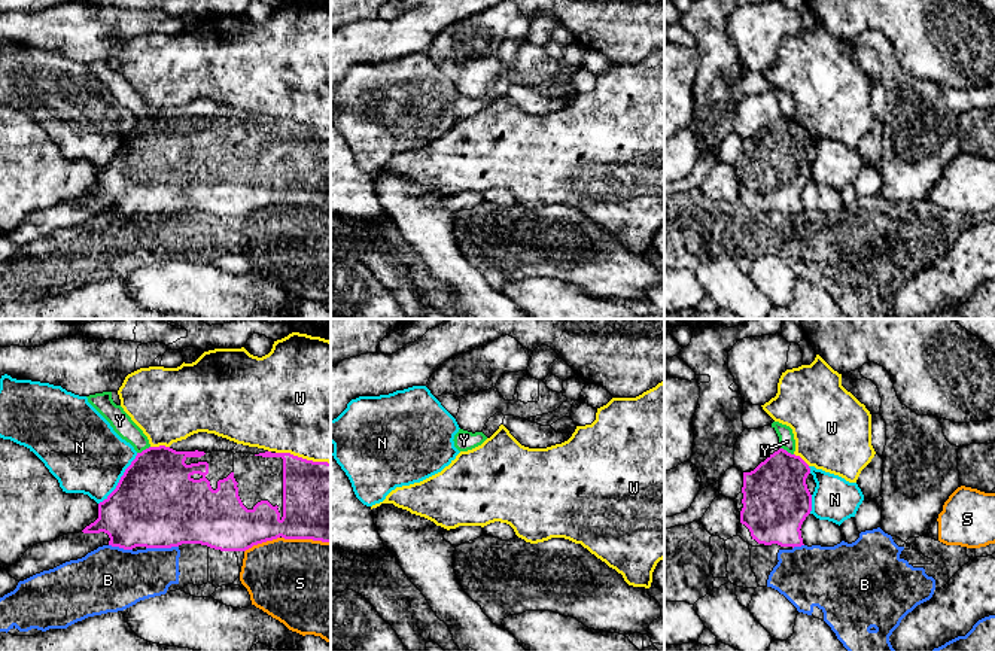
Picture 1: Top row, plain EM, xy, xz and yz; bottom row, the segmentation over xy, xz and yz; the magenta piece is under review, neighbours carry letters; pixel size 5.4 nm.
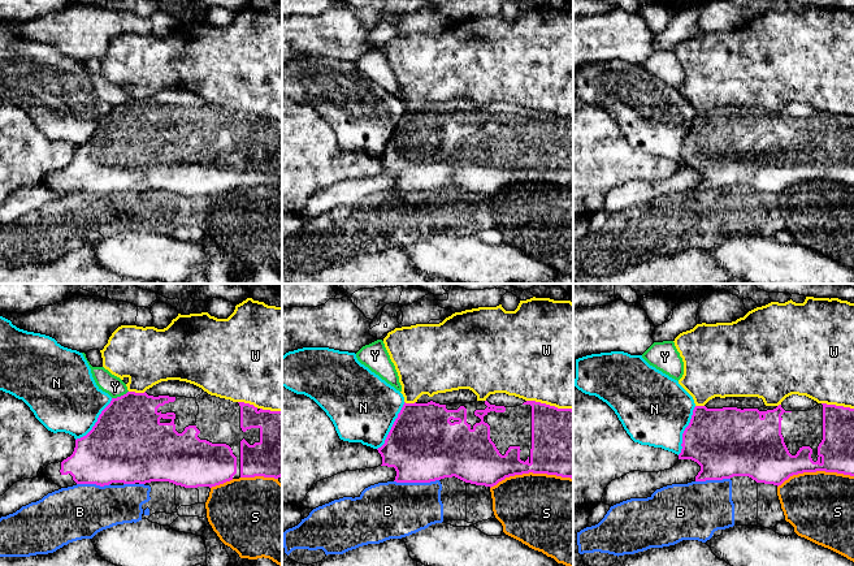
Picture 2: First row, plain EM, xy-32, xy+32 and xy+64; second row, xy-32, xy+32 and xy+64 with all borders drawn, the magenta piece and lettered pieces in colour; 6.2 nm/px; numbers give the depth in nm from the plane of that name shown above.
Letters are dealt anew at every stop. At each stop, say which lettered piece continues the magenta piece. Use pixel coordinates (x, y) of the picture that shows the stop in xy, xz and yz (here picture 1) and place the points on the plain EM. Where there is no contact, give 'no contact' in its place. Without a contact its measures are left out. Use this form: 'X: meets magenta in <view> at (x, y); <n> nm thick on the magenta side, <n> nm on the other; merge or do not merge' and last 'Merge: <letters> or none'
B: meets magenta in xy at (161, 213); 460 nm thick on the magenta side, 300 nm on the other; do not merge
N: meets magenta in xy at (121, 145); 460 nm thick on the magenta side, 400 nm on the other; do not merge
S: meets magenta in xy at (306, 204); 420 nm thick on the magenta side, 480 nm on the other; do not merge
W: meets magenta in xy at (301, 124); 400 nm thick on the magenta side, 500 nm on the other; do not merge
Y: meets magenta in xy at (143, 116); 420 nm thick on the magenta side, 110 nm on the other; do not merge
Merge: none

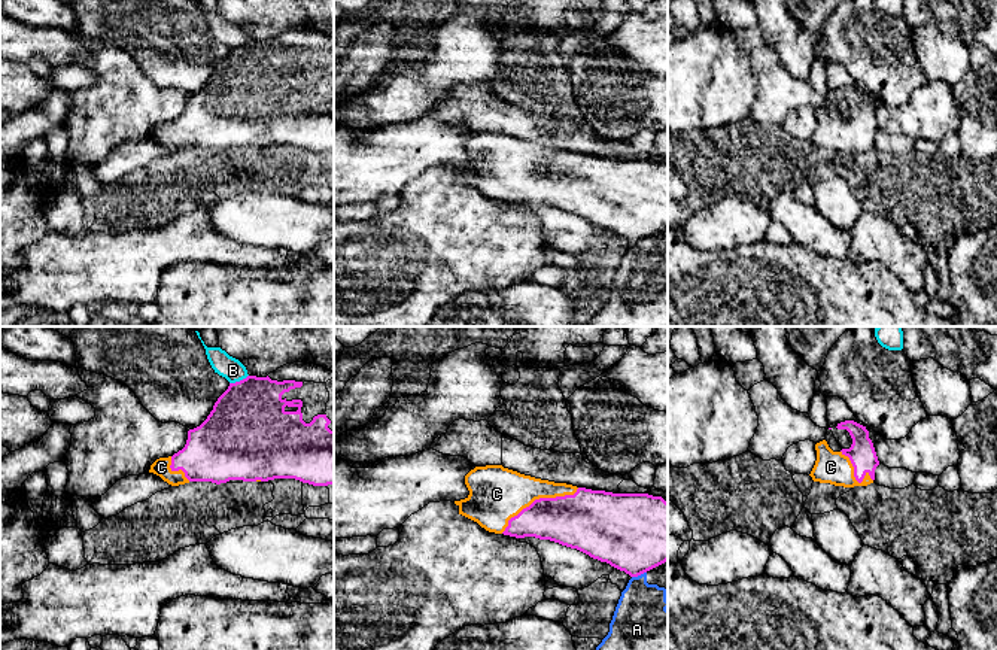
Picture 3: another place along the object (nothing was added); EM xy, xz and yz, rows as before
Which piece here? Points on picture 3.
A: meets magenta in xz at (638, 240); 420 nm thick on the magenta side, 300 nm on the other; do not merge
B: meets magenta in xy at (240, 46); 420 nm thick on the magenta side, 120 nm on the other; do not merge
C: meets magenta in xz at (537, 166); 300 nm thick on the magenta side, 300 nm on the other; merge
Merge: C

